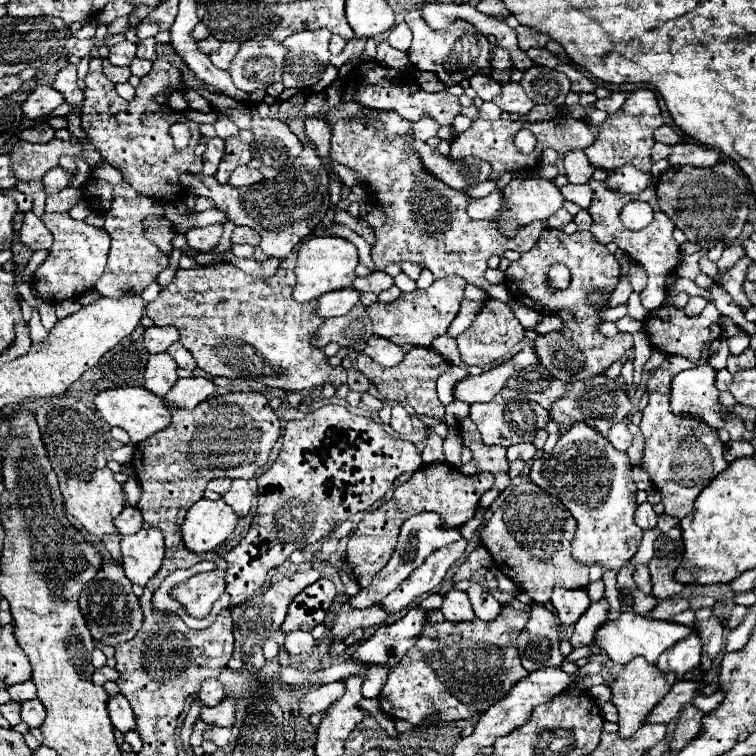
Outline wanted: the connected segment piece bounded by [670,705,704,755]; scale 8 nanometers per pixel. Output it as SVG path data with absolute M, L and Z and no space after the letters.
M686 705L686 709L680 713L680 717L674 723L674 739L672 739L672 755L676 755L696 733L700 731L700 719L702 711L694 709L692 705Z

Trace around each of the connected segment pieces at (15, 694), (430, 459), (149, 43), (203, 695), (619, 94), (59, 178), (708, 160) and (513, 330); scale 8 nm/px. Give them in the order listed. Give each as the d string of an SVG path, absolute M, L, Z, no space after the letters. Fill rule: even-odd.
M32 679L24 681L24 683L16 683L16 685L10 685L6 687L6 691L10 693L10 697L18 703L22 701L28 701L28 699L36 699L36 685Z
M430 433L428 435L426 447L422 451L422 461L424 461L424 465L432 465L432 463L446 461L444 451L442 451L442 437L438 437L436 433Z
M144 39L138 43L138 53L136 53L138 59L148 59L148 61L154 61L156 59L156 39Z
M208 679L202 683L200 691L198 691L198 699L204 703L204 705L218 705L222 699L224 699L224 687L218 679Z
M616 91L616 93L612 93L612 95L606 97L606 99L598 99L598 101L596 101L596 107L602 109L602 111L606 111L606 113L614 113L614 111L618 111L618 109L624 105L624 101L626 101L628 97L630 97L628 91Z
M58 165L58 167L50 169L50 171L44 175L42 181L44 181L44 189L54 195L54 193L58 193L58 191L62 191L64 187L70 185L72 175L70 175L66 169L62 169L62 167Z
M680 143L672 147L672 155L668 157L672 165L692 165L692 167L712 167L720 161L720 155L714 149L694 145L694 143Z
M490 297L484 301L484 307L476 315L474 323L456 341L458 341L460 357L466 365L478 365L478 367L484 367L483 370L488 370L512 358L521 350L525 342L524 327L520 325L514 311L506 303Z

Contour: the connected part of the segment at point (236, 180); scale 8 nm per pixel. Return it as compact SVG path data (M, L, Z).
M236 167L228 179L228 185L232 187L244 187L244 185L254 185L262 181L262 173L250 167Z

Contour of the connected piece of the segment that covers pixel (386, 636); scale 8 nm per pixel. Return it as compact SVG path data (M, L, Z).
M412 607L400 621L394 621L390 625L380 625L374 631L374 635L370 635L360 643L360 647L352 653L352 659L360 663L382 663L396 667L402 655L412 645L416 645L428 615L430 611Z

